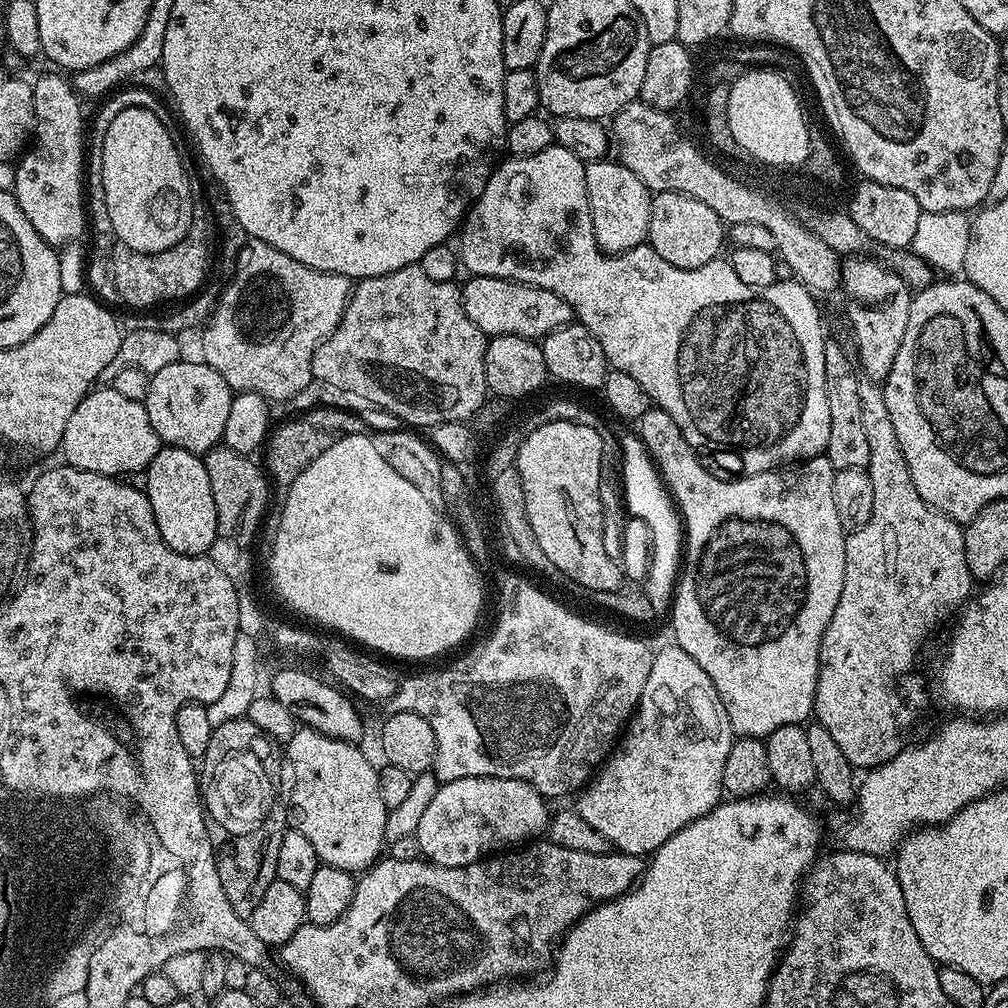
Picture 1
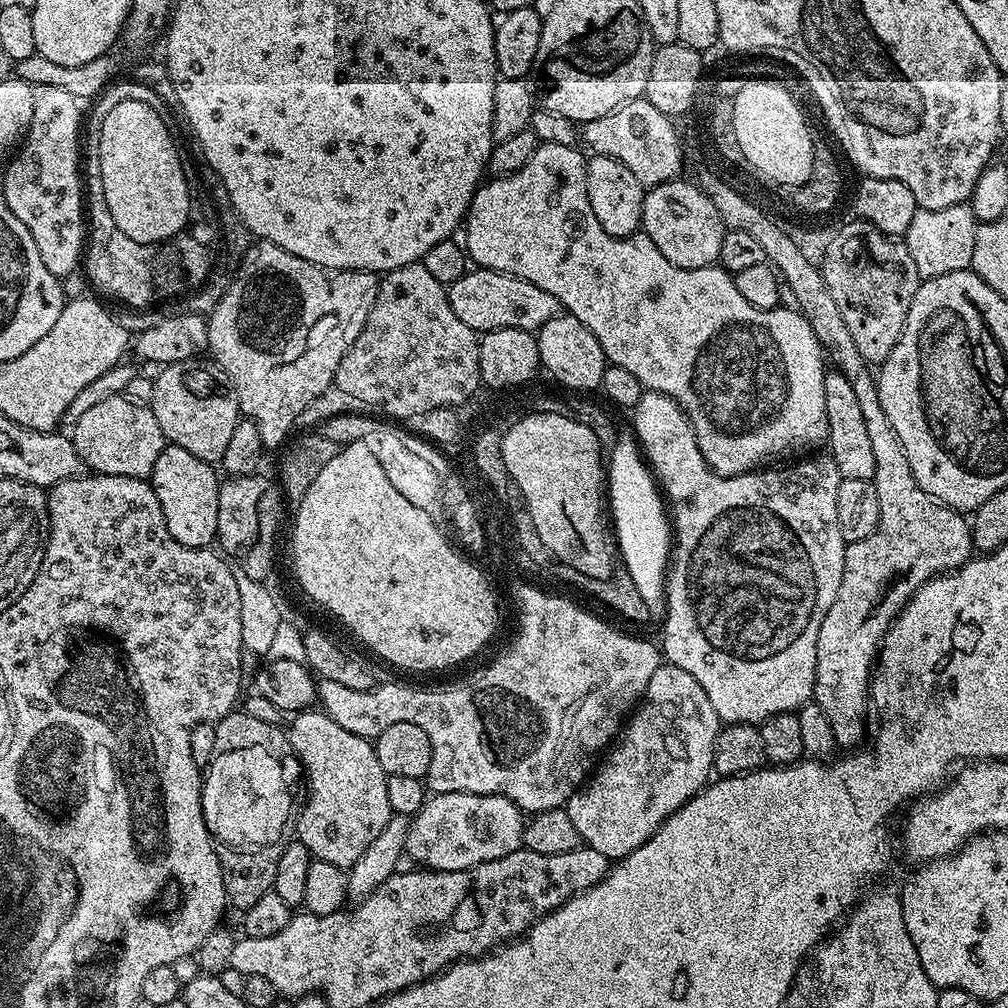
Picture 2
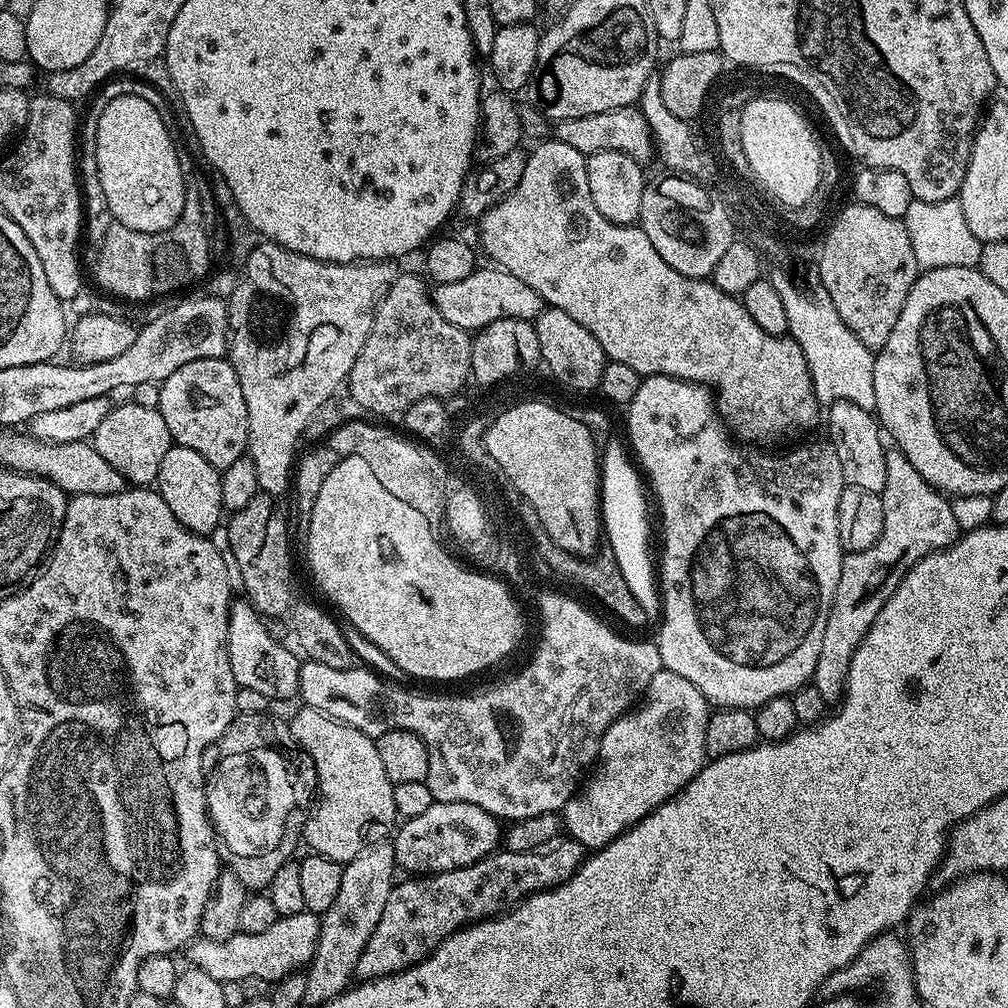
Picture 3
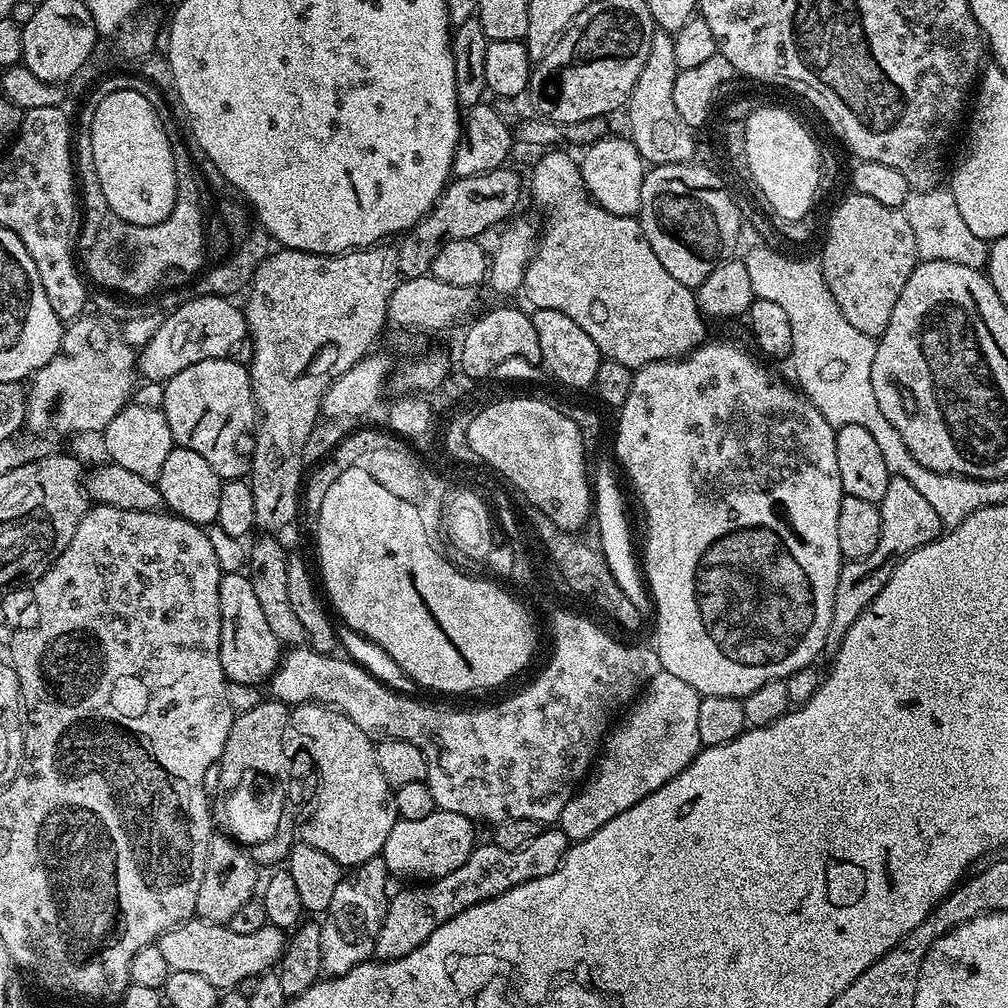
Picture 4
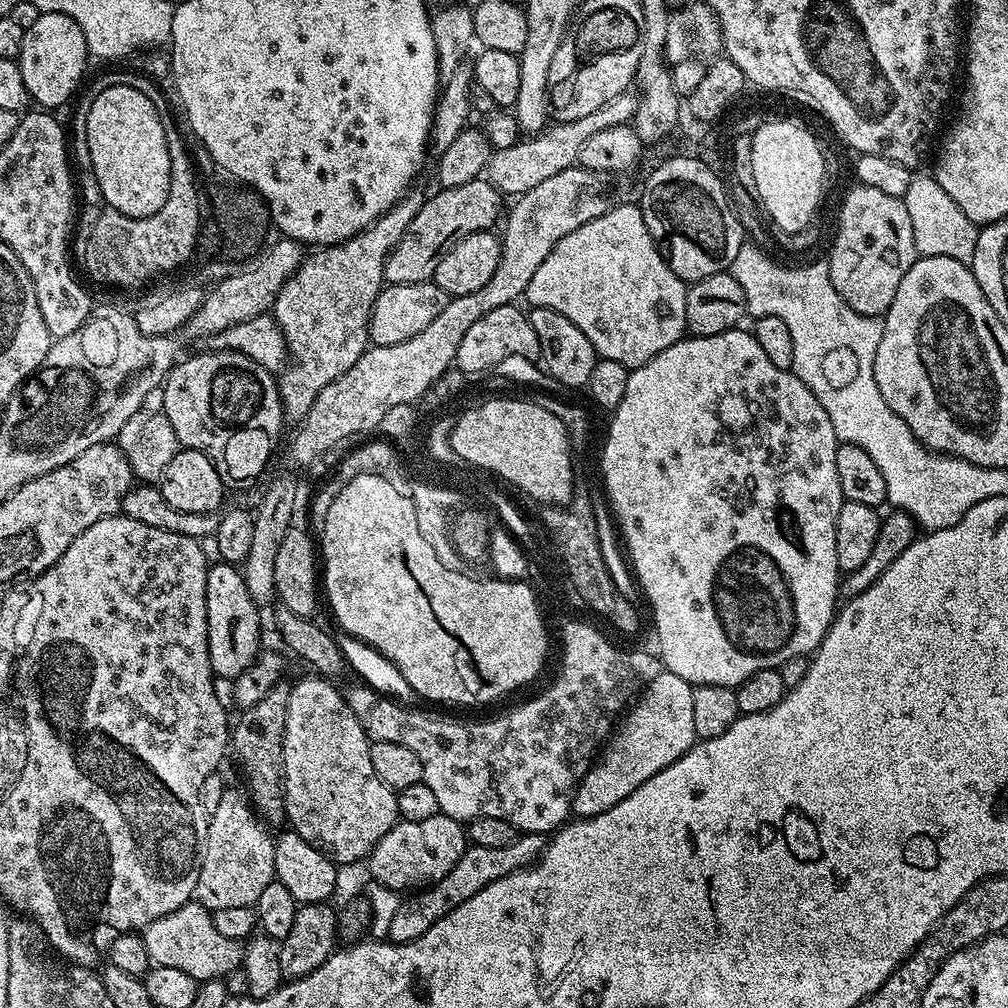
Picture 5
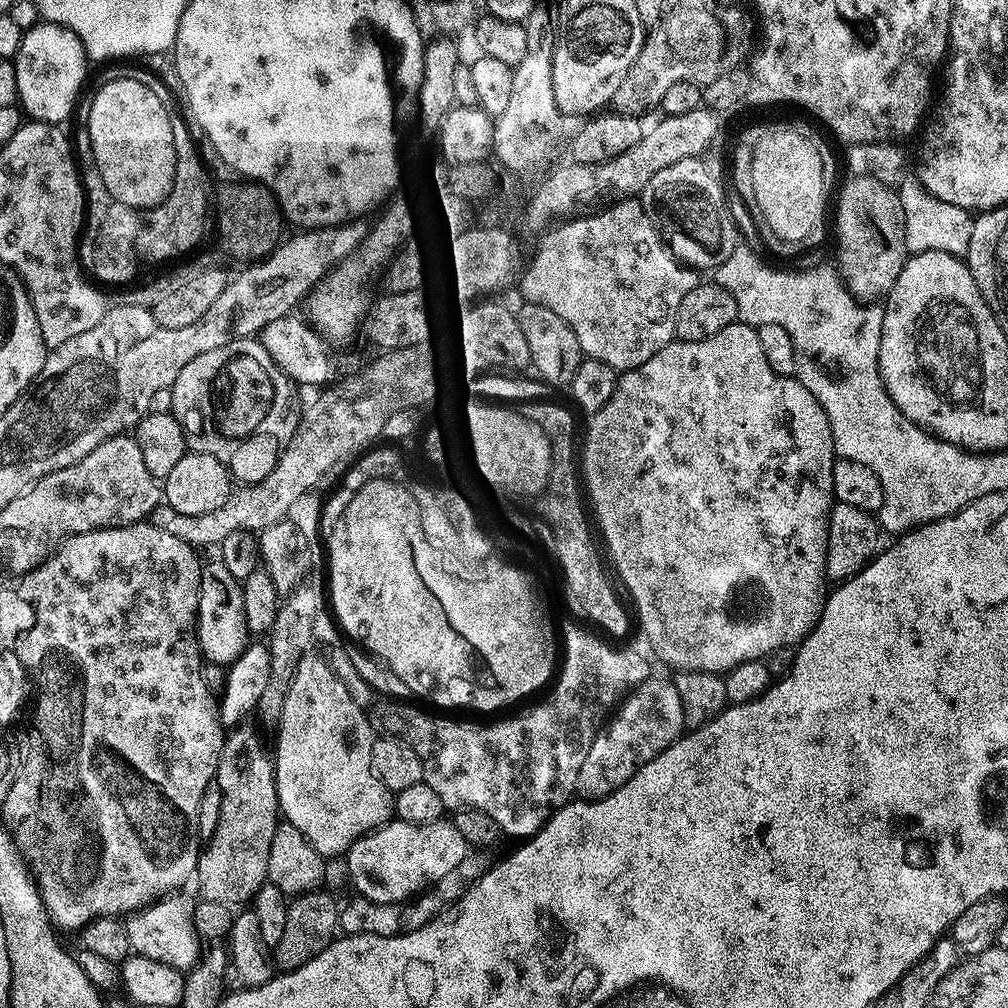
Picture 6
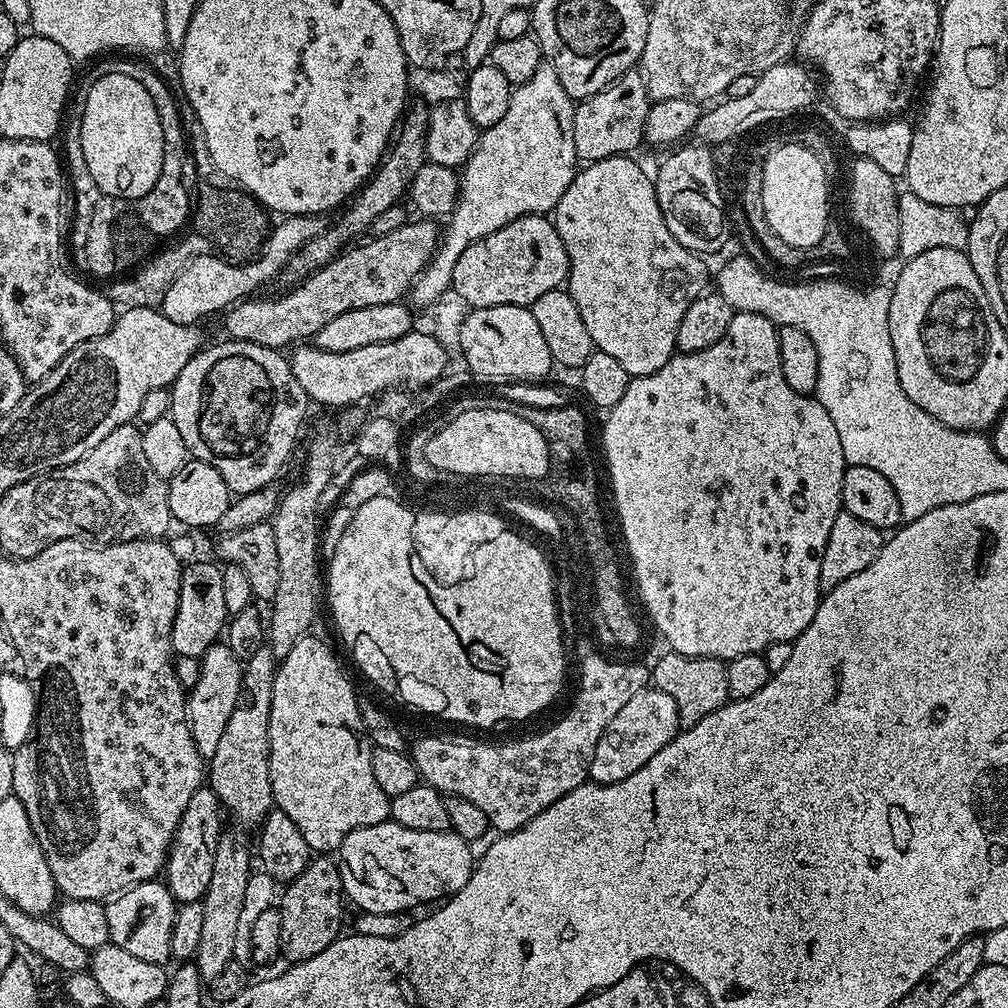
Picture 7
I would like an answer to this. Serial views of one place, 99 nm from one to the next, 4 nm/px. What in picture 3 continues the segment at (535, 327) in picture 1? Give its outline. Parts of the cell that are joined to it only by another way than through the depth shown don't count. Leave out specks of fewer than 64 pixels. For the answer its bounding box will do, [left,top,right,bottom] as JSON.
[434,266,544,334]

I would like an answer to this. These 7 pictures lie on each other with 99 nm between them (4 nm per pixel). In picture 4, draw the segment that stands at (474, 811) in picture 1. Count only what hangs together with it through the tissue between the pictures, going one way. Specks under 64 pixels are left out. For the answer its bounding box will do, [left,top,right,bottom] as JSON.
[382,810,478,882]

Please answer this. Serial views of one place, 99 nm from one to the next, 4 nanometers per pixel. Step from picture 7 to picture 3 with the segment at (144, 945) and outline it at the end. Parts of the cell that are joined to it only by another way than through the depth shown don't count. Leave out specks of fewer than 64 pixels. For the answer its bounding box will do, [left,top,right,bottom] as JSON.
[187,911,320,984]

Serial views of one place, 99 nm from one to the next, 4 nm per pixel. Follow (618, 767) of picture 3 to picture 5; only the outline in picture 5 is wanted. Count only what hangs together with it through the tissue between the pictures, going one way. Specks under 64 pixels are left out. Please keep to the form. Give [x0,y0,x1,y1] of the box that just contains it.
[572,670,698,817]

